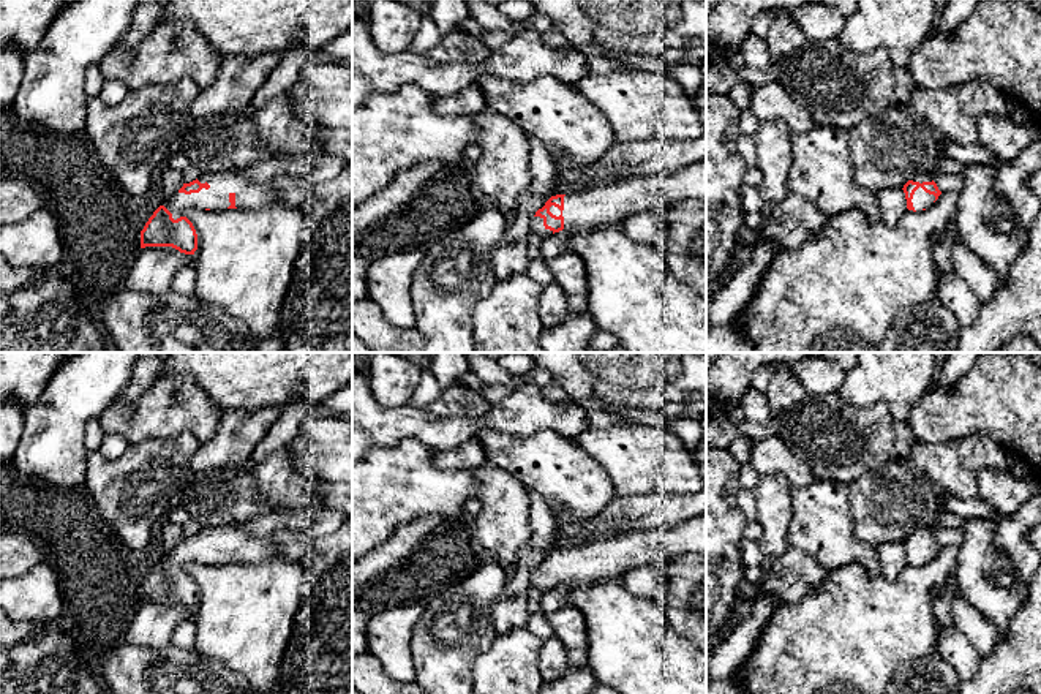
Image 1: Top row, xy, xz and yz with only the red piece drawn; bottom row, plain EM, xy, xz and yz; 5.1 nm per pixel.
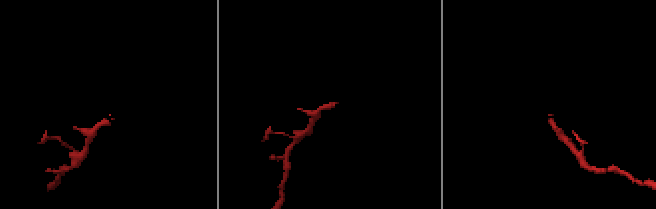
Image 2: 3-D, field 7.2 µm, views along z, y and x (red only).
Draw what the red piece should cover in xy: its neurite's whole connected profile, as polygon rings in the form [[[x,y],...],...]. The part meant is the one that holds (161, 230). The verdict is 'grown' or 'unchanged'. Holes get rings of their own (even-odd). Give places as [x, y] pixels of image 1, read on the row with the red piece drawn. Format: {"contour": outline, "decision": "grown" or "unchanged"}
{"contour": [[[237,169],[202,174],[160,206],[141,231],[141,248],[172,247],[185,255],[197,250],[197,234],[185,217],[190,209],[261,209],[280,199],[272,180],[257,183]]], "decision": "grown"}

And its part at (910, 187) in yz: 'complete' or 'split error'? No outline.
split error

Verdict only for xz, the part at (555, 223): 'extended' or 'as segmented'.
extended

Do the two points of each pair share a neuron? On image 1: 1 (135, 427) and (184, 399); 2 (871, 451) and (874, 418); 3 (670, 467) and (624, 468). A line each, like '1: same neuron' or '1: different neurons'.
1: same neuron
2: same neuron
3: same neuron

